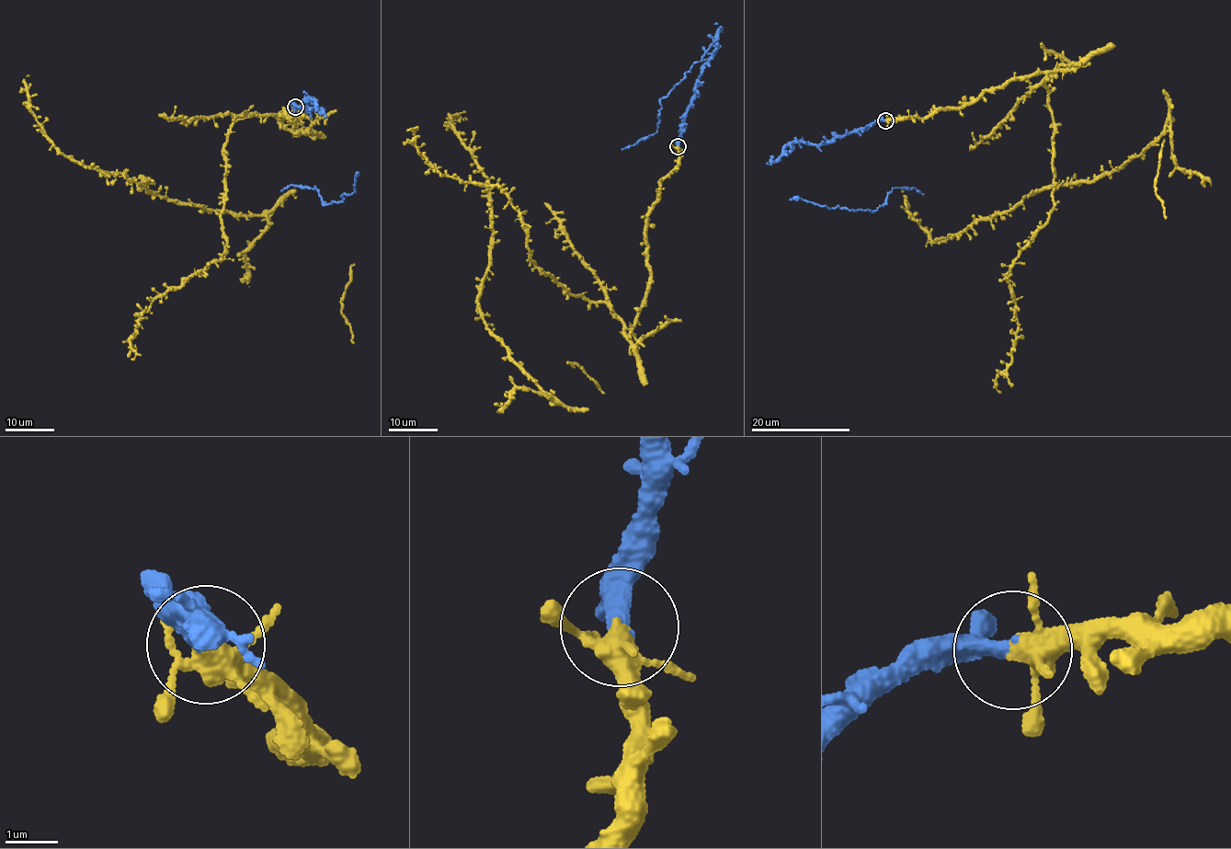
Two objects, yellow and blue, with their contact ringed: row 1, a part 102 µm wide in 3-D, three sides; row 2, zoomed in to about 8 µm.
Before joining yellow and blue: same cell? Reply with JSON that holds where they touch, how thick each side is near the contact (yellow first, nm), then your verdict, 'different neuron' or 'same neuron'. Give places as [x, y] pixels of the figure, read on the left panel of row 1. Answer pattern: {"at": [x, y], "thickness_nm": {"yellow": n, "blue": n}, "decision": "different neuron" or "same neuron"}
{"at": [295, 107], "thickness_nm": {"yellow": 300, "blue": 360}, "decision": "same neuron"}

